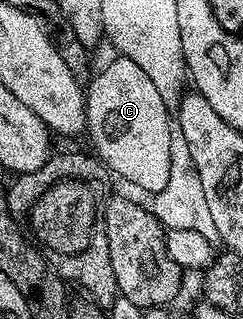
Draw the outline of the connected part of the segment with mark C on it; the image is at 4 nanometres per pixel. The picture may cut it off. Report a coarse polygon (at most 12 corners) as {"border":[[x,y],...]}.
{"border":[[122,56],[85,90],[86,137],[116,179],[169,181],[173,114]]}

